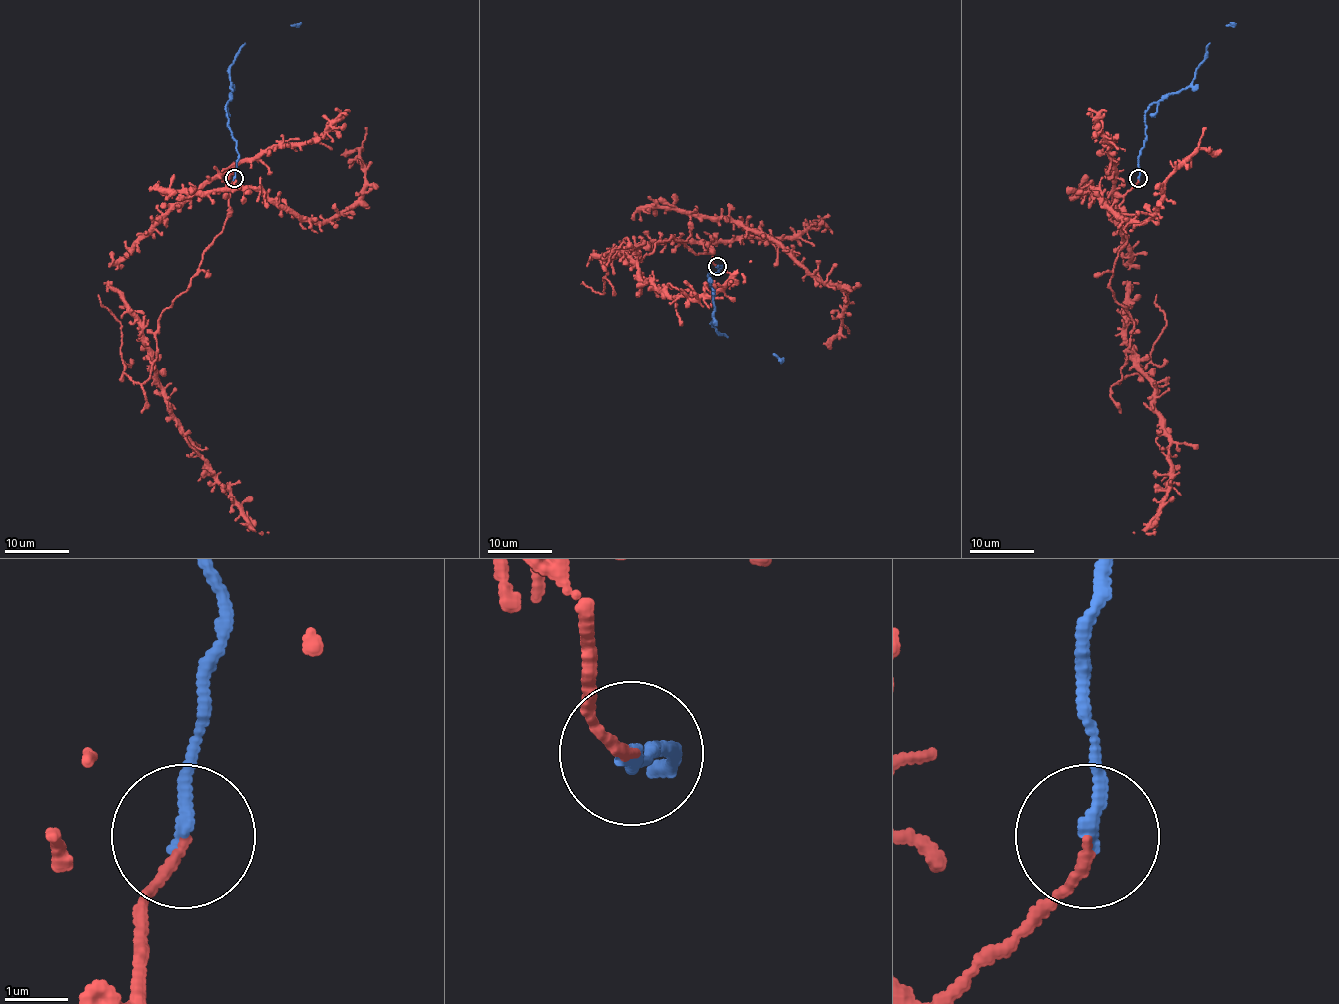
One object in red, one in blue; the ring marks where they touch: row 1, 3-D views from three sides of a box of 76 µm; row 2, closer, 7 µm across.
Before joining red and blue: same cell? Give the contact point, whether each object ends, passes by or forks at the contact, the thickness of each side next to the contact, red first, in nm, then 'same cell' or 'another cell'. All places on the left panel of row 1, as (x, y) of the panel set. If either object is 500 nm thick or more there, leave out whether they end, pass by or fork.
at (234, 178); red ends there; blue ends there; 140 nm thick on the red side, 200 nm on the other; same cell

